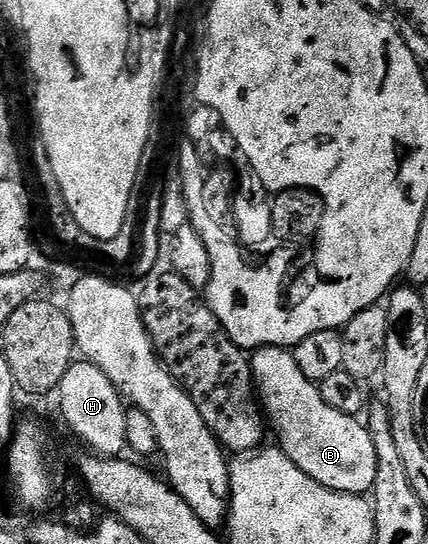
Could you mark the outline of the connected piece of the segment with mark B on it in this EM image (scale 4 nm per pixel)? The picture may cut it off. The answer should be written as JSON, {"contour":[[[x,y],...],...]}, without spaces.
{"contour":[[[264,346],[253,351],[251,360],[257,395],[271,431],[273,428],[280,440],[279,449],[316,483],[340,494],[367,495],[376,483],[378,472],[378,456],[374,452],[374,440],[367,425],[360,418],[351,418],[338,412],[338,408],[330,408],[330,404],[322,400],[319,385],[303,375],[293,351],[285,347]]]}

